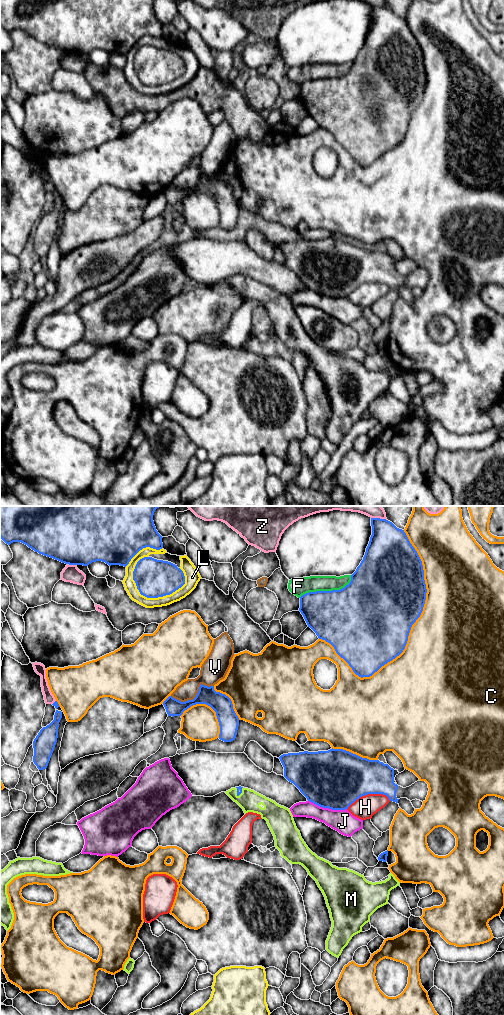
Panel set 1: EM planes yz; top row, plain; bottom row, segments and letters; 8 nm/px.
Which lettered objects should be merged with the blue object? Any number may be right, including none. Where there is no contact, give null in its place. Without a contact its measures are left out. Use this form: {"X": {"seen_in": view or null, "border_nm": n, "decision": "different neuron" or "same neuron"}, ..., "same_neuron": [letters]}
{"C": {"seen_in": "yz", "border_nm": 1250, "decision": "different neuron"}, "F": {"seen_in": "yz", "border_nm": 460, "decision": "different neuron"}, "H": {"seen_in": "yz", "border_nm": 360, "decision": "different neuron"}, "J": {"seen_in": "yz", "border_nm": 320, "decision": "different neuron"}, "L": {"seen_in": "yz", "border_nm": 440, "decision": "different neuron"}, "M": {"seen_in": "yz", "border_nm": 90, "decision": "same neuron"}, "V": {"seen_in": "yz", "border_nm": 360, "decision": "different neuron"}, "Z": {"seen_in": "yz", "border_nm": 70, "decision": "different neuron"}, "same_neuron": ["M"]}

